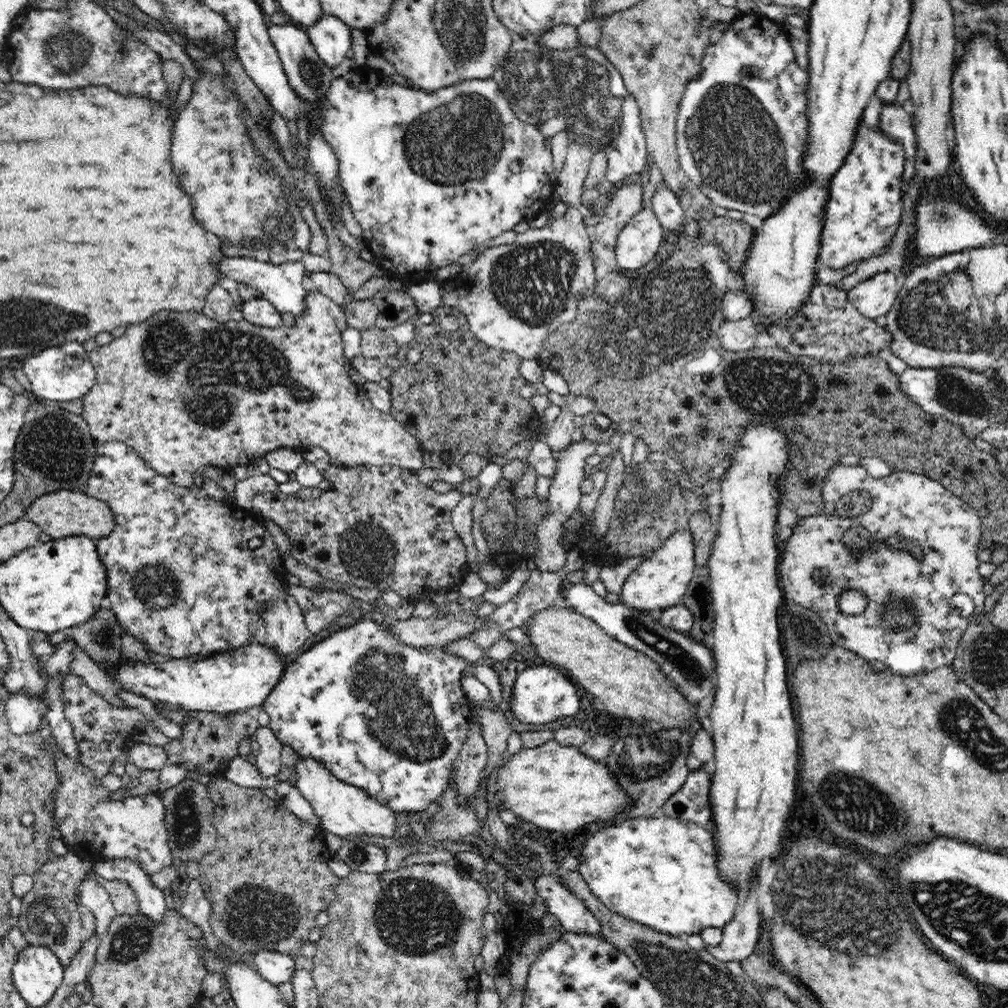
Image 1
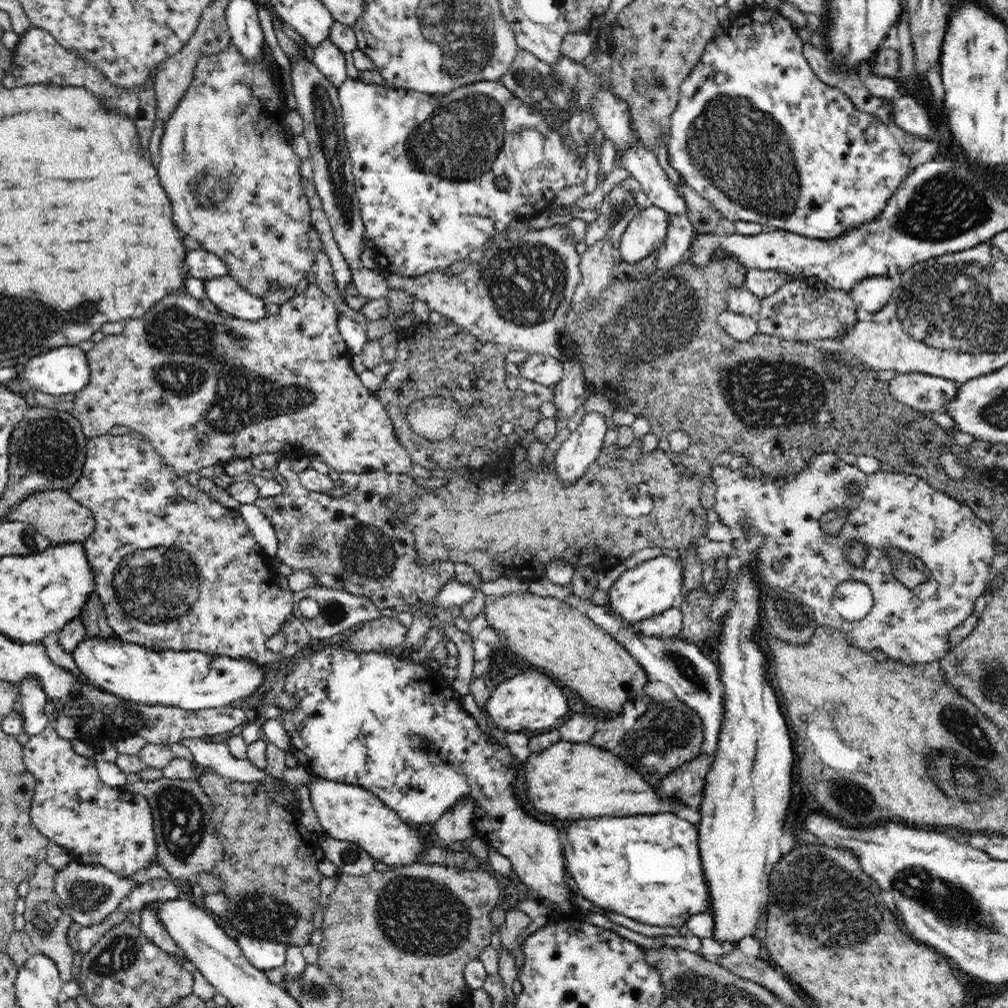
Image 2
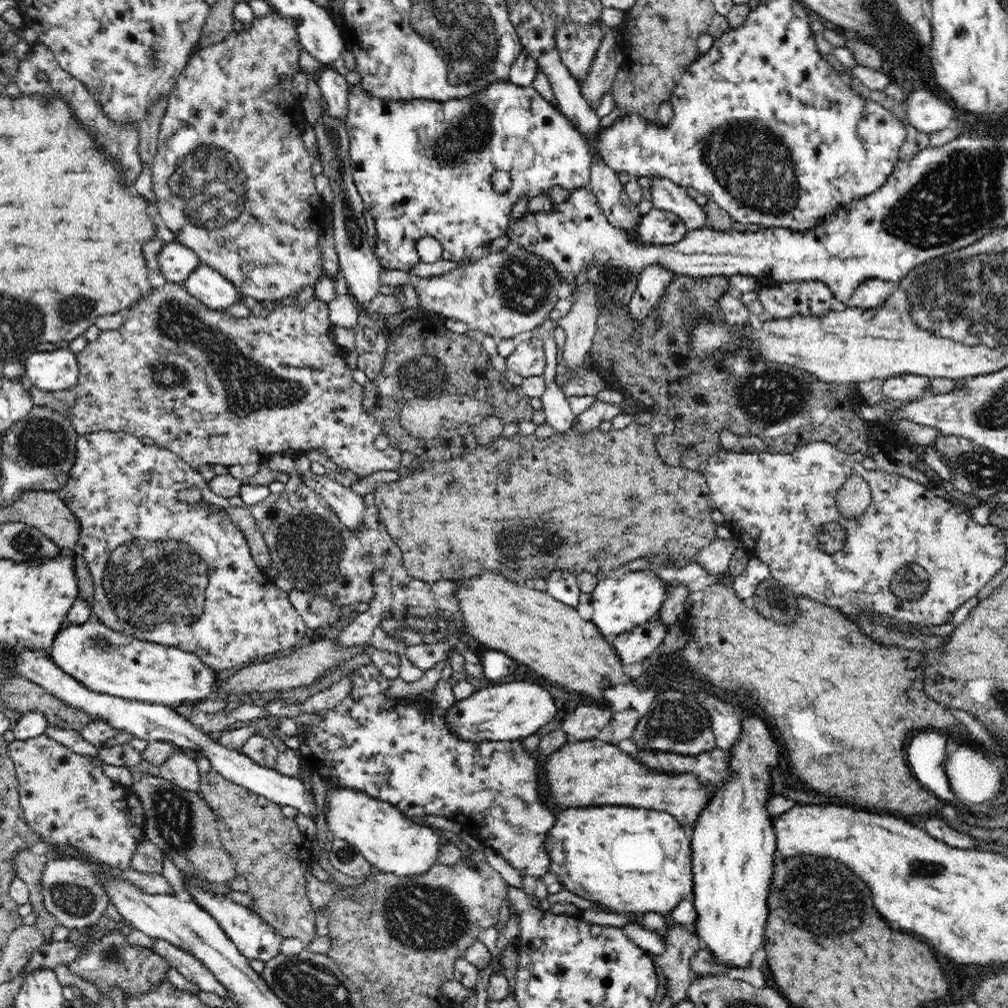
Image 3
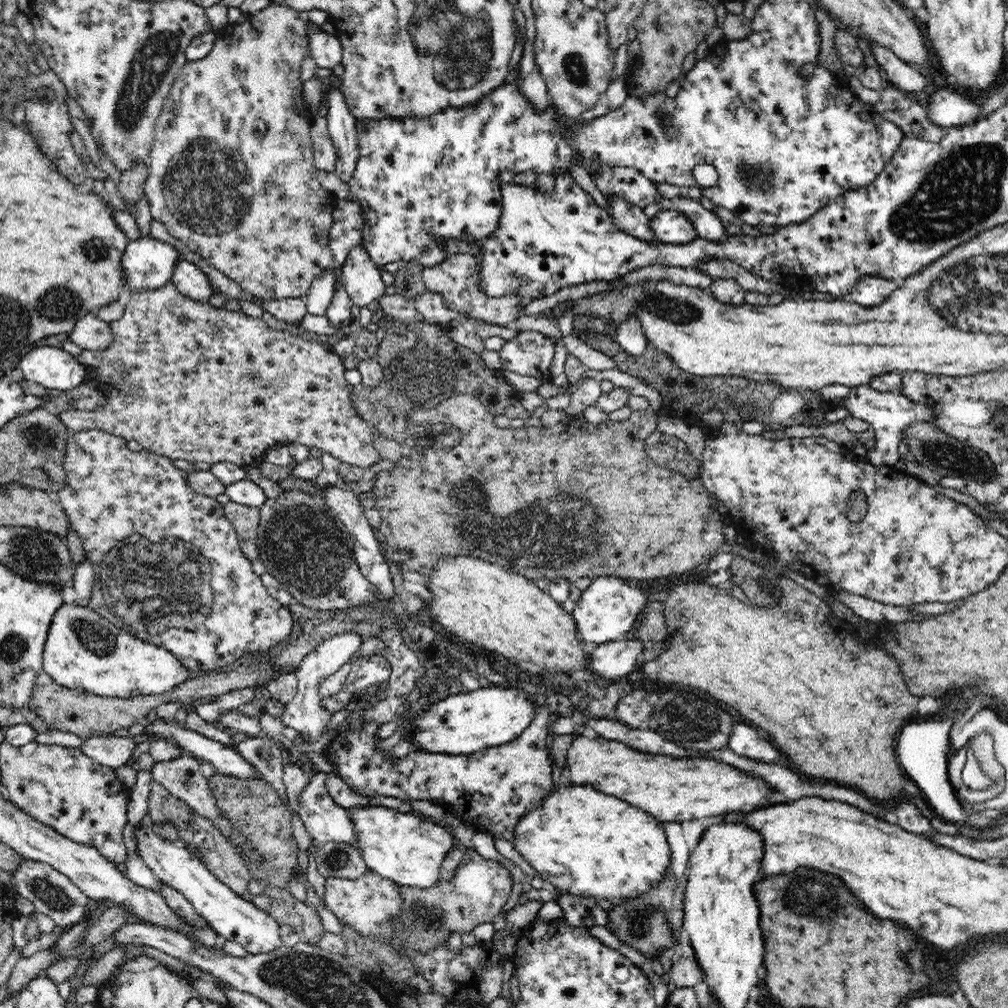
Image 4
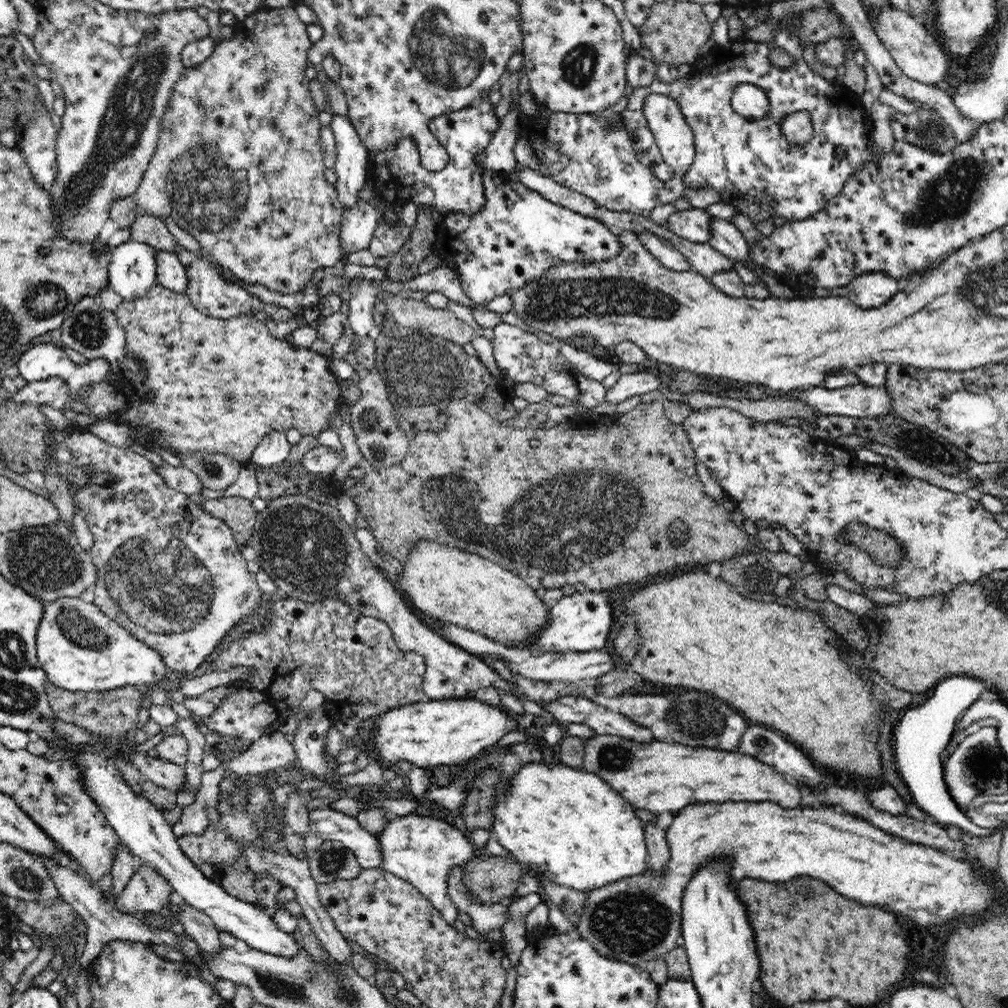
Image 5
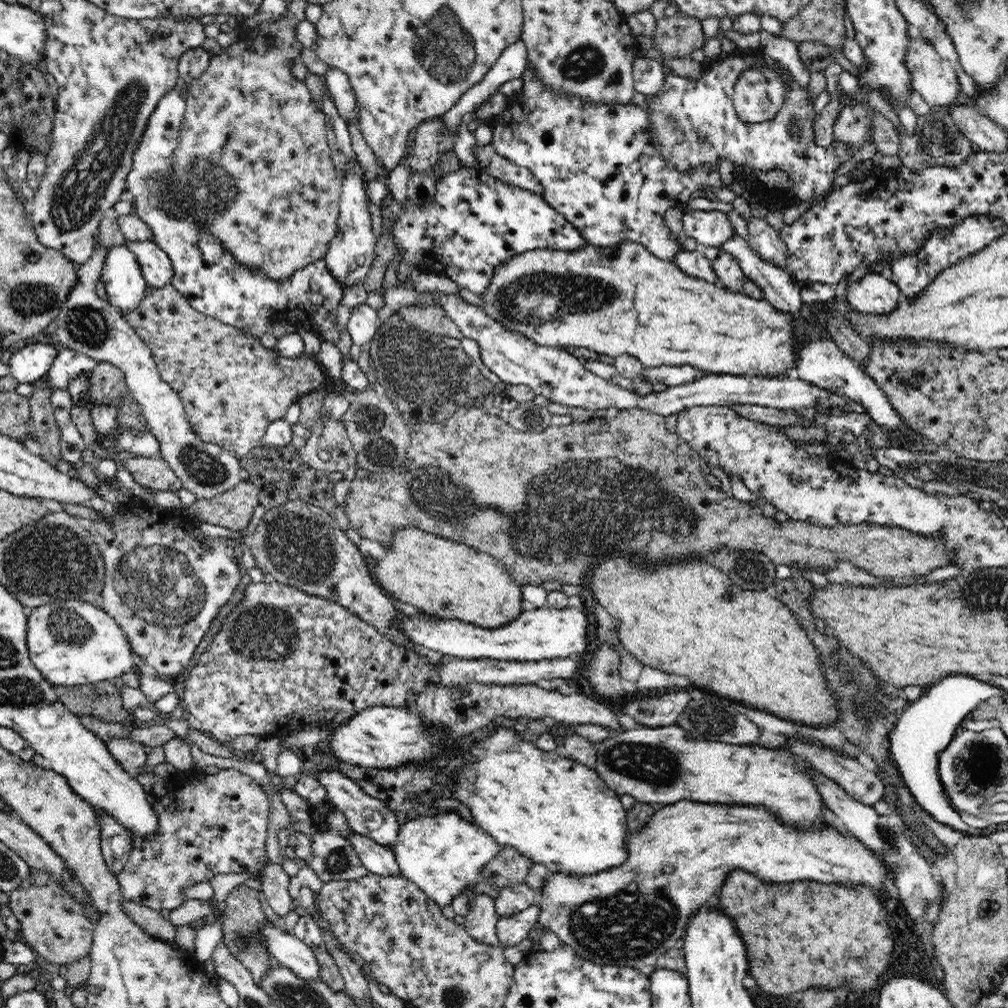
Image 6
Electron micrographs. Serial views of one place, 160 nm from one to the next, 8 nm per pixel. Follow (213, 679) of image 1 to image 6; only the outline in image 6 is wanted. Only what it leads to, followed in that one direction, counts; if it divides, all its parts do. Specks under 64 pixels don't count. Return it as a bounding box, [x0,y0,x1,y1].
[27,599,138,688]

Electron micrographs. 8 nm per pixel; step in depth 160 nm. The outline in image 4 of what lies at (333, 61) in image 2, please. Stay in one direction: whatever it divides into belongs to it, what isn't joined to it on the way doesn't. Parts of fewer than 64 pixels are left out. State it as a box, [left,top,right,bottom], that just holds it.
[327,88,357,182]

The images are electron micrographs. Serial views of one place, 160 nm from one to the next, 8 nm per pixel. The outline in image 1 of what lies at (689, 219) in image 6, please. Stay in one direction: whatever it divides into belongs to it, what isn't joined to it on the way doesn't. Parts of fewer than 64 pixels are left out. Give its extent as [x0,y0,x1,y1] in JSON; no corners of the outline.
[617,206,663,270]

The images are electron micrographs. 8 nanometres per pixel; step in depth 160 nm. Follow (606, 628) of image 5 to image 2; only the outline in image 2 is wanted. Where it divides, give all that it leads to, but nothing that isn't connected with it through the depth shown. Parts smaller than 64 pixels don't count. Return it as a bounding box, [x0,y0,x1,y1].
[606,551,684,624]

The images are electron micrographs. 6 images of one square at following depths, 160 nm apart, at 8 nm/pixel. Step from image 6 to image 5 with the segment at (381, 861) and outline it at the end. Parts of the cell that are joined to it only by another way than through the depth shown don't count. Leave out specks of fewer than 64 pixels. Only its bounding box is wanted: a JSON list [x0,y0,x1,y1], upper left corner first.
[308,808,381,869]

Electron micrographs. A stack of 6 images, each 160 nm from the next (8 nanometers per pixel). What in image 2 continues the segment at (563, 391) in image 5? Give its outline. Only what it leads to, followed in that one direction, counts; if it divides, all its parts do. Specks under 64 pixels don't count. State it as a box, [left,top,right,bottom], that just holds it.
[517,353,563,387]

